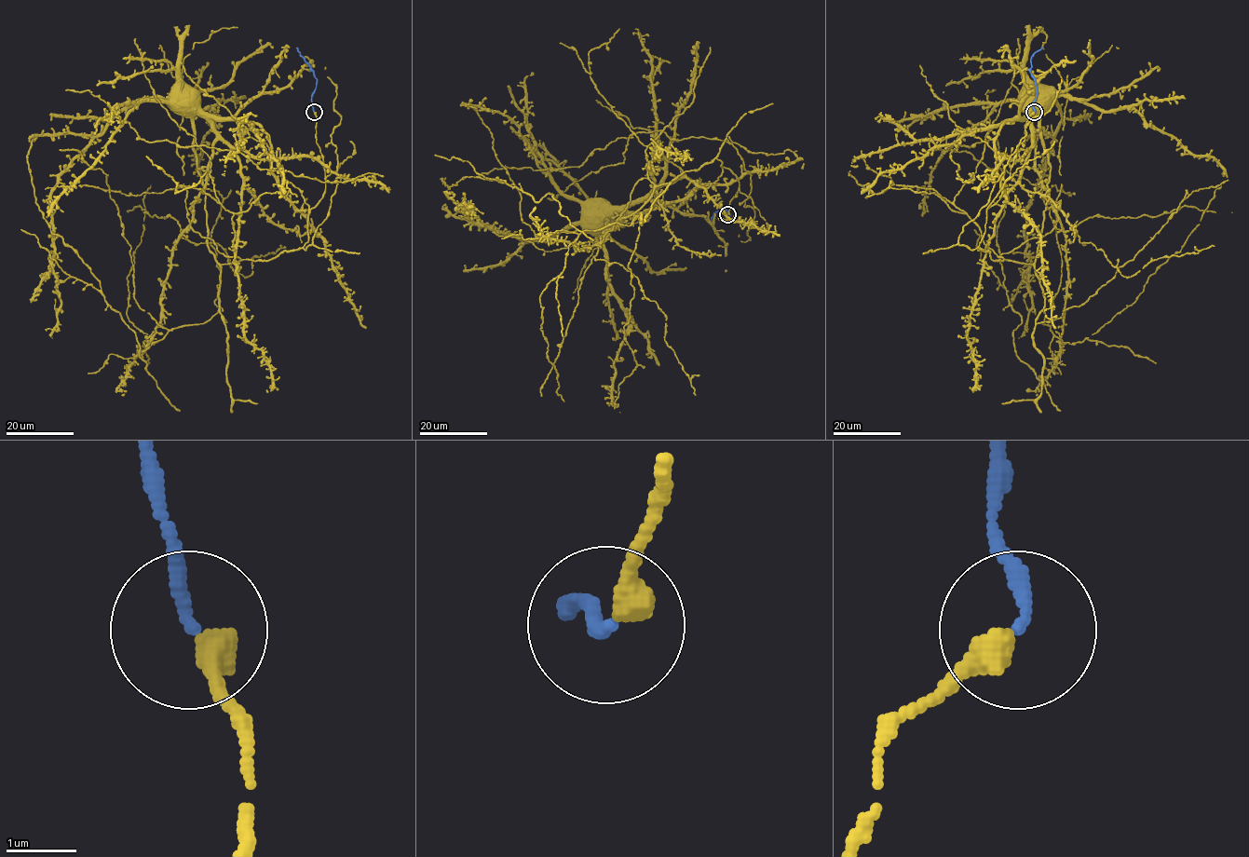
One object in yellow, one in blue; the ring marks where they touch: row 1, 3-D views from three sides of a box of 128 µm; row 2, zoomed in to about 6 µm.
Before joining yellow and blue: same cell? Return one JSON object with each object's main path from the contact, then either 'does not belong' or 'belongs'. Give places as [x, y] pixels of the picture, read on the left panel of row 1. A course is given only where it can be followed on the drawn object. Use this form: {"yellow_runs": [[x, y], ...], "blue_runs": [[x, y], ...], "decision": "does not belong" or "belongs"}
{"yellow_runs": [[314, 112], [325, 188], [309, 209], [284, 179], [269, 137], [258, 125], [217, 119], [195, 97], [185, 102]], "blue_runs": [[314, 112], [311, 95], [317, 78], [297, 47]], "decision": "belongs"}

